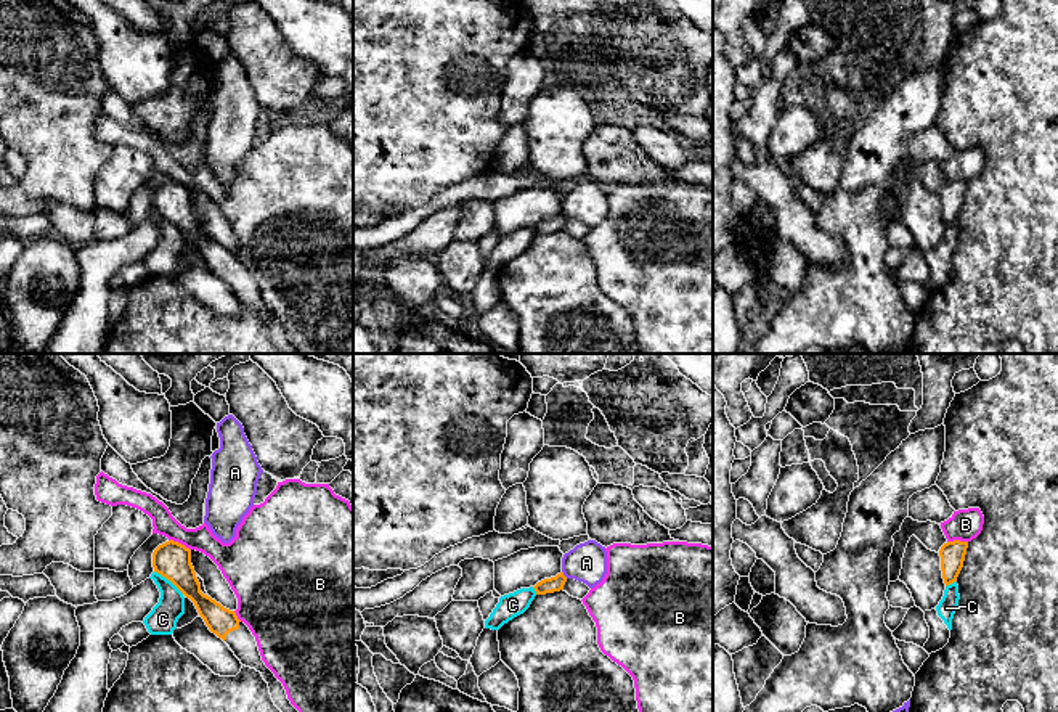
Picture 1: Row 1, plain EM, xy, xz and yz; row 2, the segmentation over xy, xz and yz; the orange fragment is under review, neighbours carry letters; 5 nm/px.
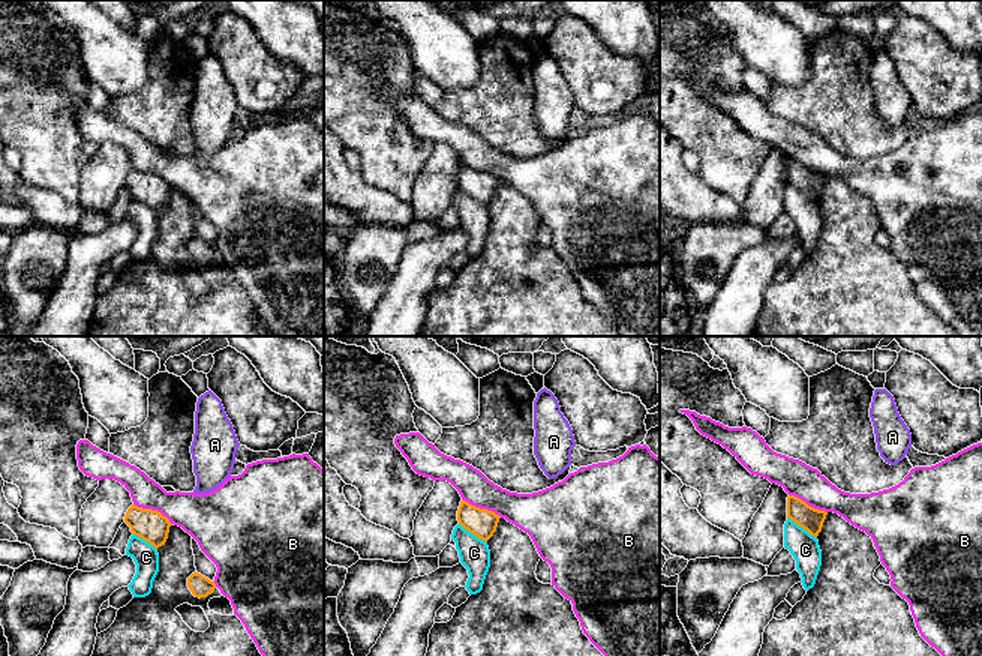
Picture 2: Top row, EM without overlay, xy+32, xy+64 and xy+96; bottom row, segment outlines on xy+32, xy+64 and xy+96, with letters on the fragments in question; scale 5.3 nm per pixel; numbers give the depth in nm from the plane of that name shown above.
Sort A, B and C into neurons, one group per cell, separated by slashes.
A / B / C

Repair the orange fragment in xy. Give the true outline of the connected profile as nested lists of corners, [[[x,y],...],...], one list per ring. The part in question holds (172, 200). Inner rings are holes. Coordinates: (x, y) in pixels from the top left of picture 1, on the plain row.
[[[169,180],[154,190],[153,207],[154,212],[170,220],[194,243],[209,270],[230,286],[242,305],[262,313],[268,323],[275,346],[283,354],[299,354],[287,339],[283,323],[262,301],[255,276],[249,267],[238,259],[234,251],[223,248],[201,231],[201,223],[191,204],[191,190],[178,182]]]

